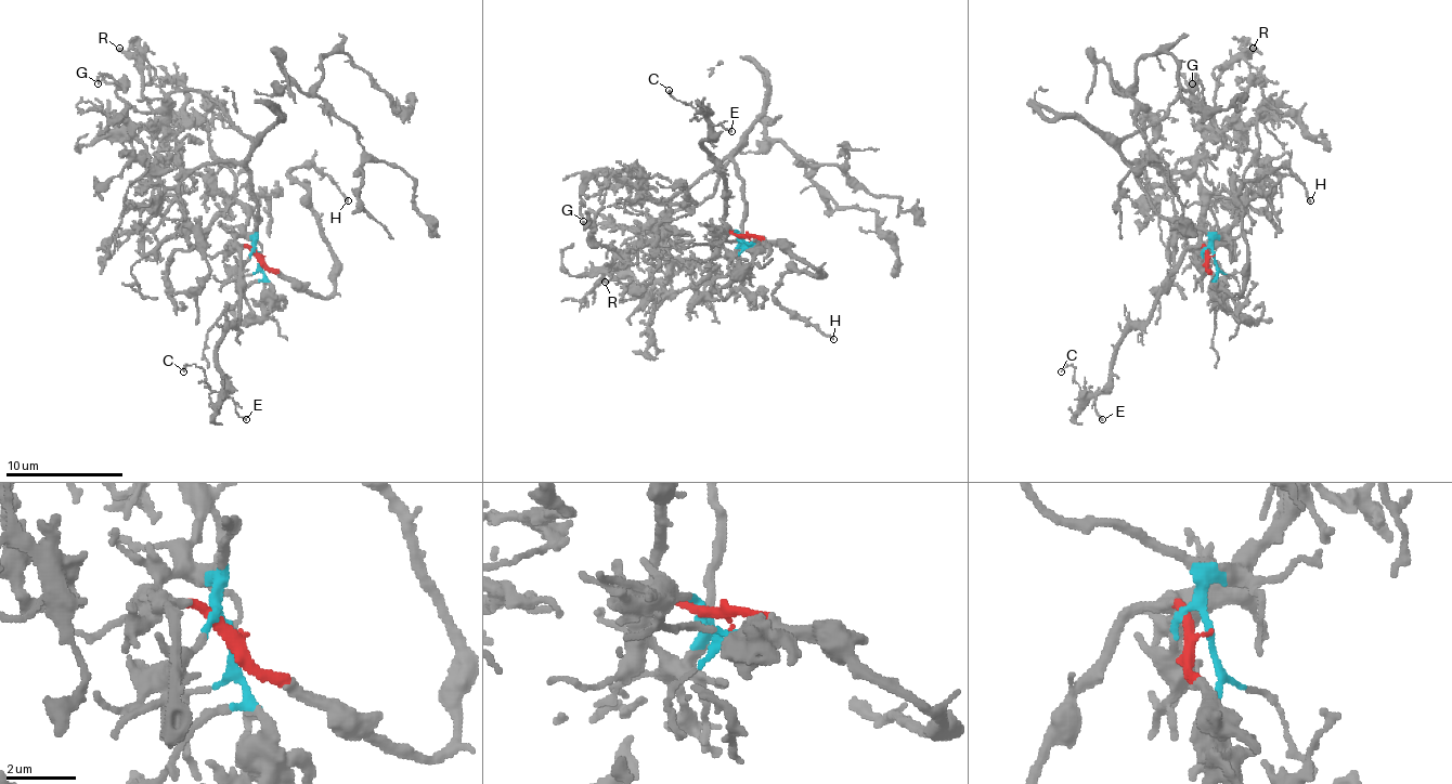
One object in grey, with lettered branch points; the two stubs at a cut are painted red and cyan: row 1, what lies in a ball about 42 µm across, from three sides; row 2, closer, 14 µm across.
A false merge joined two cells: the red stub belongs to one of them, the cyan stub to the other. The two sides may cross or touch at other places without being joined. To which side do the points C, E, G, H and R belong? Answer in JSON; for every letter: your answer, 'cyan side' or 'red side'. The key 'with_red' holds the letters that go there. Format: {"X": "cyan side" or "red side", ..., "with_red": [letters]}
{"C": "red side", "E": "red side", "G": "cyan side", "H": "red side", "R": "cyan side", "with_red": ["C", "E", "H"]}

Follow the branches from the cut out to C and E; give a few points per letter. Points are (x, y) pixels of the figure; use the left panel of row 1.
C: (262, 257), (238, 248), (238, 318), (218, 342), (224, 390), (221, 392), (212, 390), (197, 366), (183, 371)
E: (262, 257), (238, 248), (238, 318), (218, 342), (221, 387), (245, 419)

